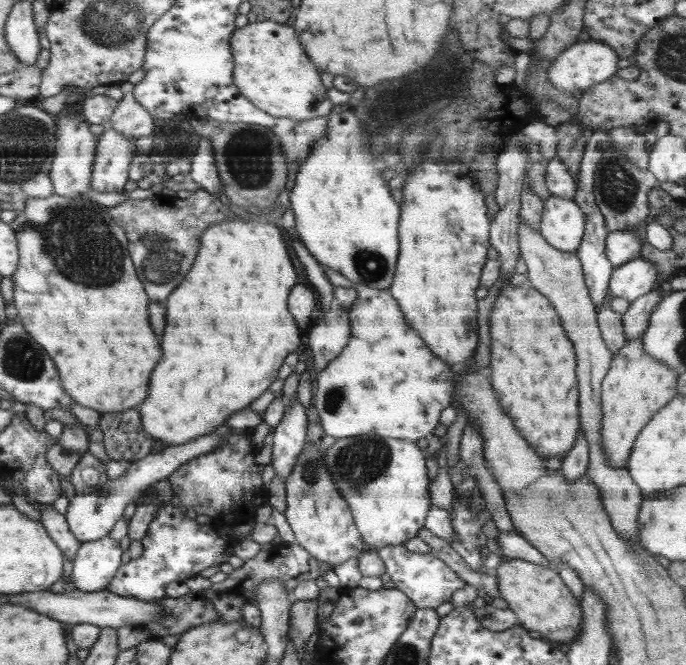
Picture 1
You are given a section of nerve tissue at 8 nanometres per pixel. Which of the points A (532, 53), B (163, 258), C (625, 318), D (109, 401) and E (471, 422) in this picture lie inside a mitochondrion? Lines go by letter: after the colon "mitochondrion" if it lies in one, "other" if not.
A: other
B: mitochondrion
C: other
D: other
E: other

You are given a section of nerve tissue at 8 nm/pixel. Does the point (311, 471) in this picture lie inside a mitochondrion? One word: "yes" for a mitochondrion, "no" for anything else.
yes

